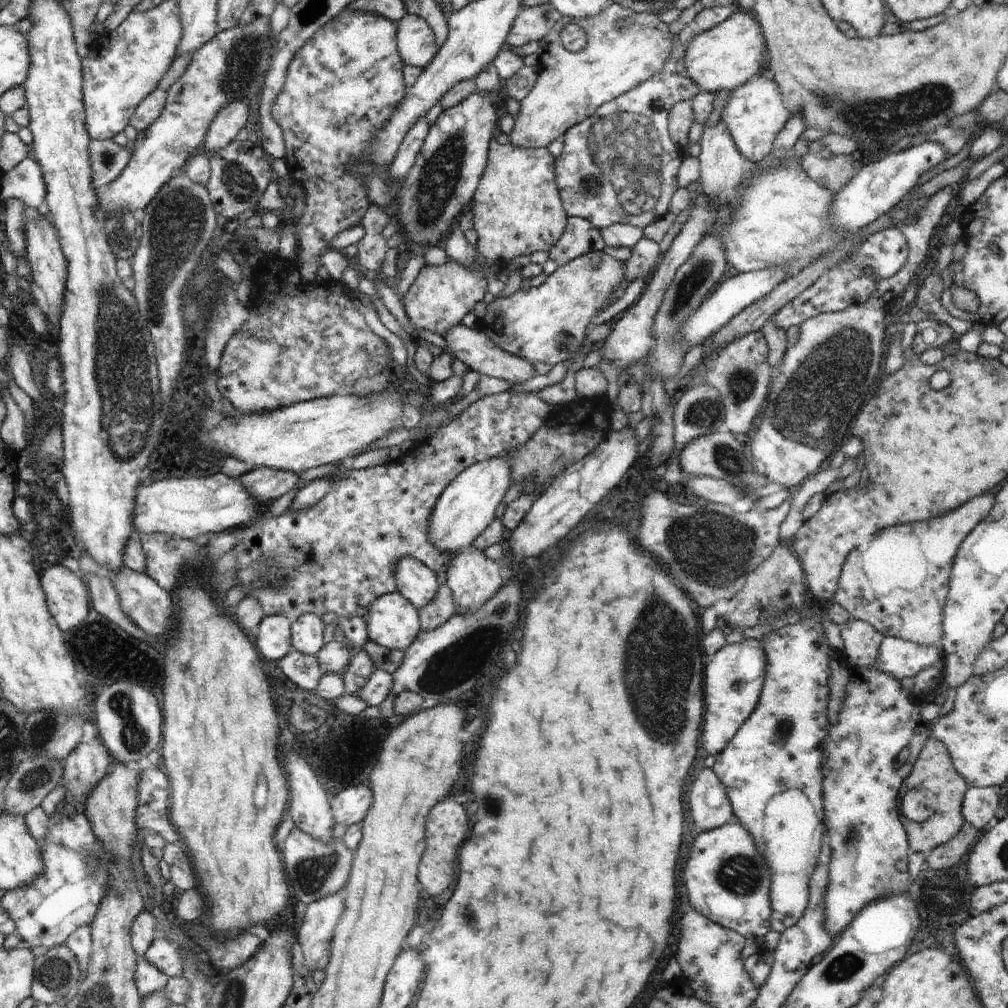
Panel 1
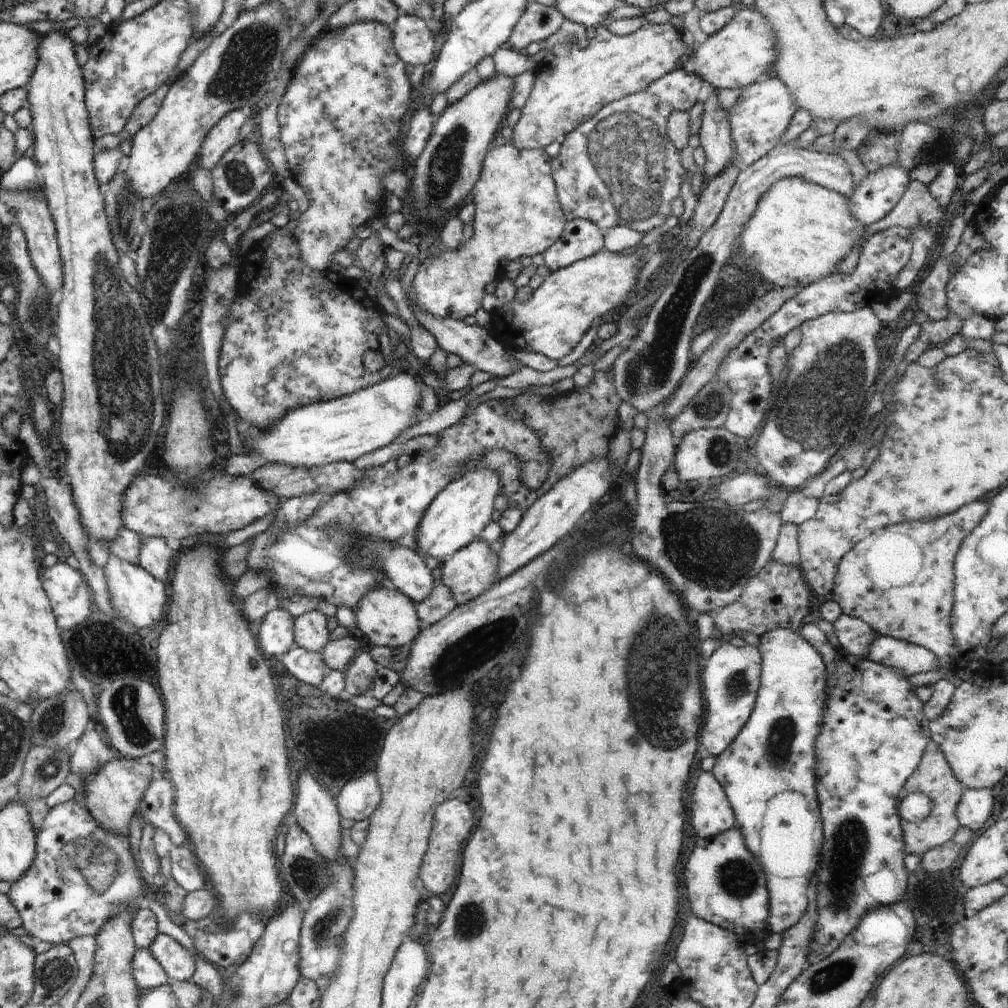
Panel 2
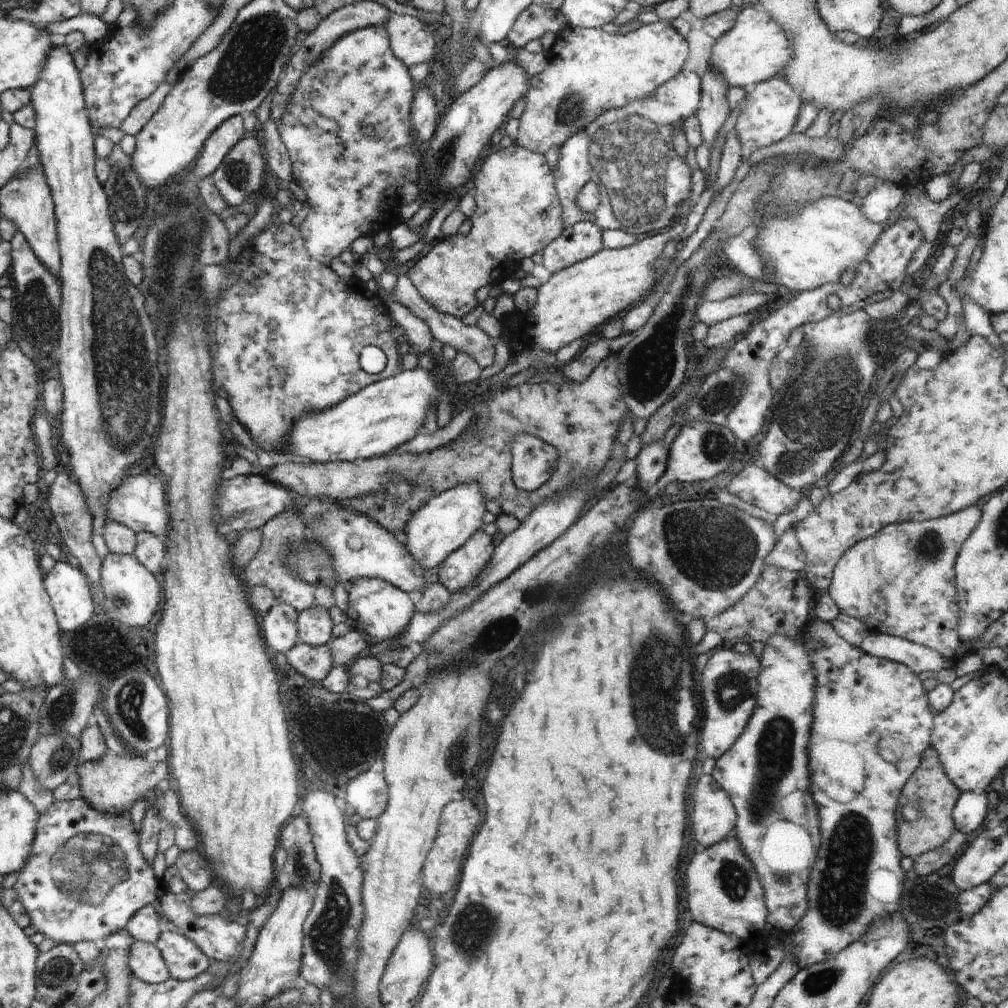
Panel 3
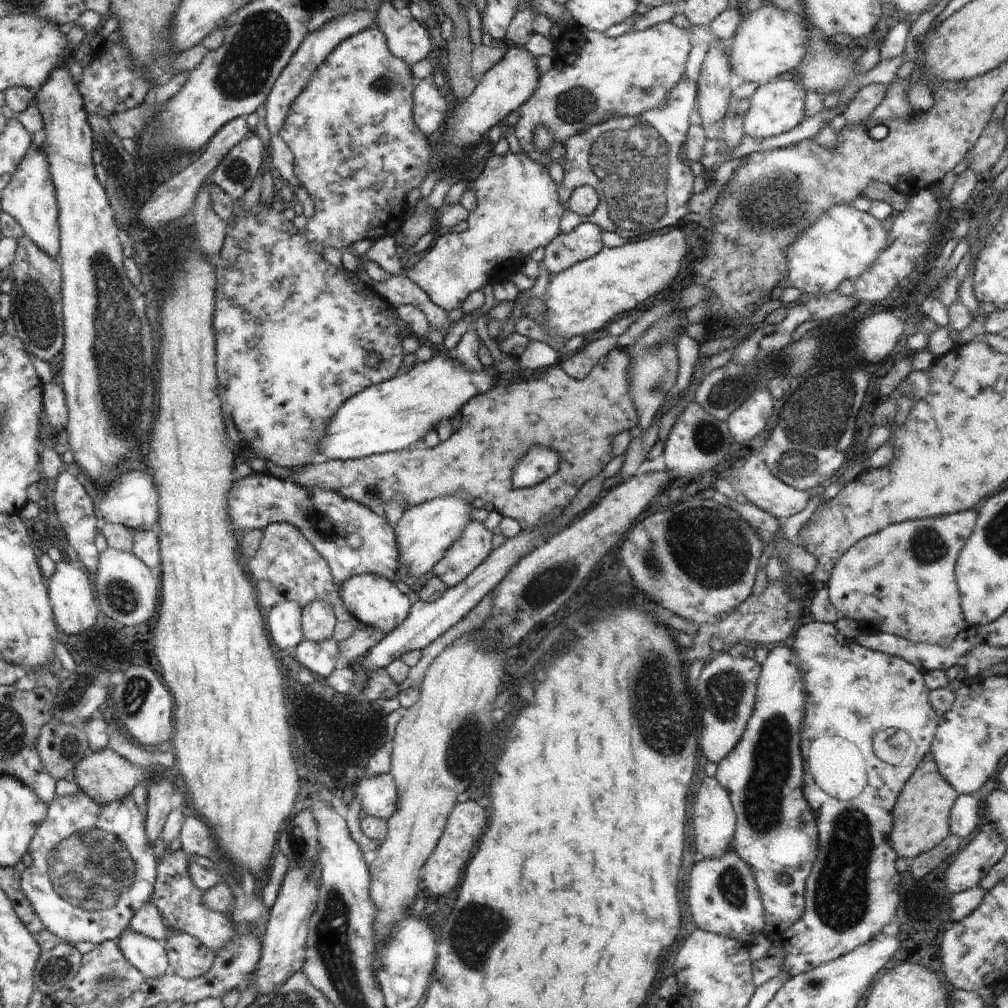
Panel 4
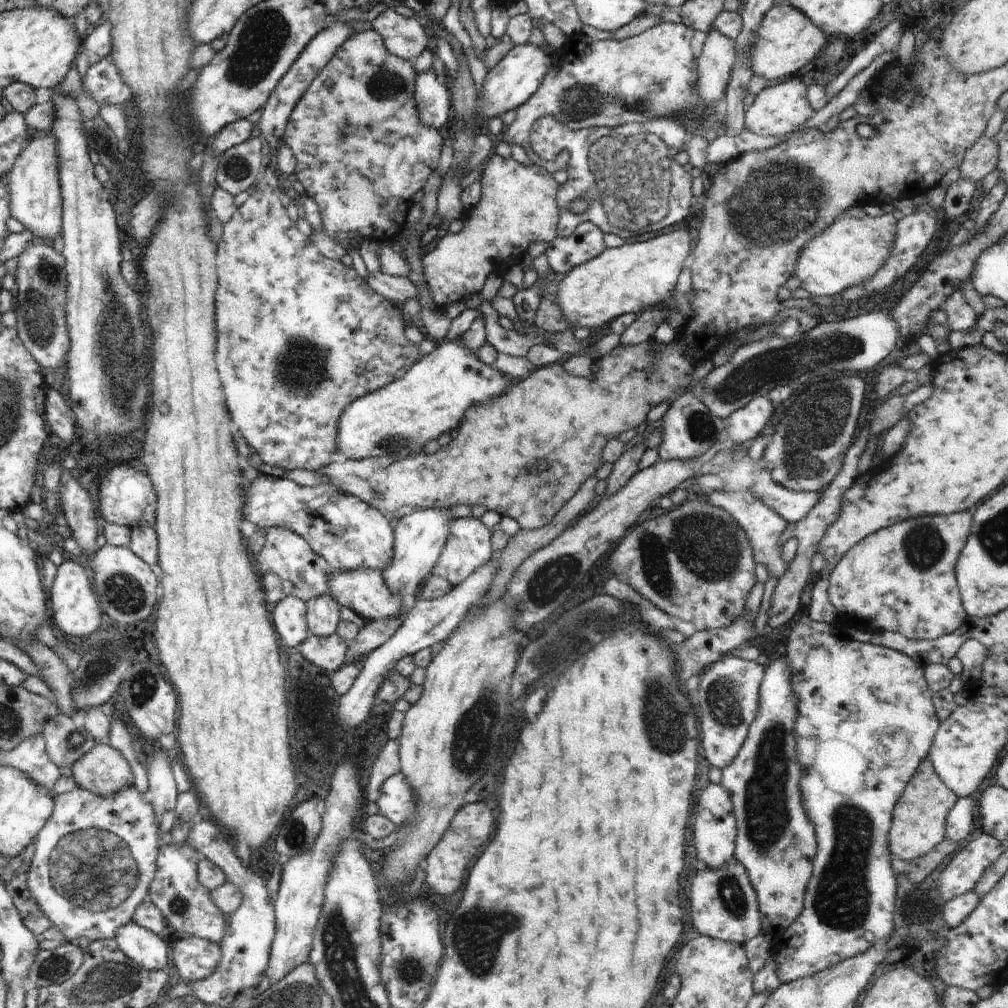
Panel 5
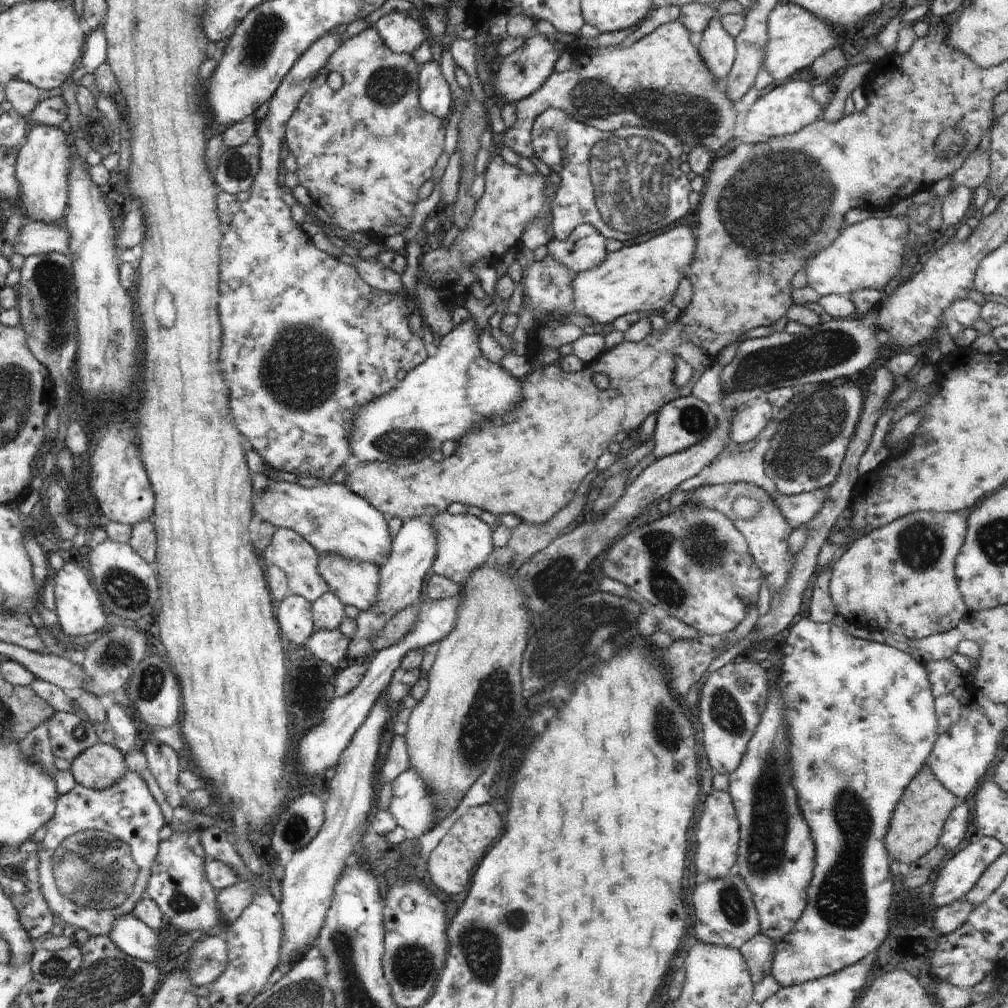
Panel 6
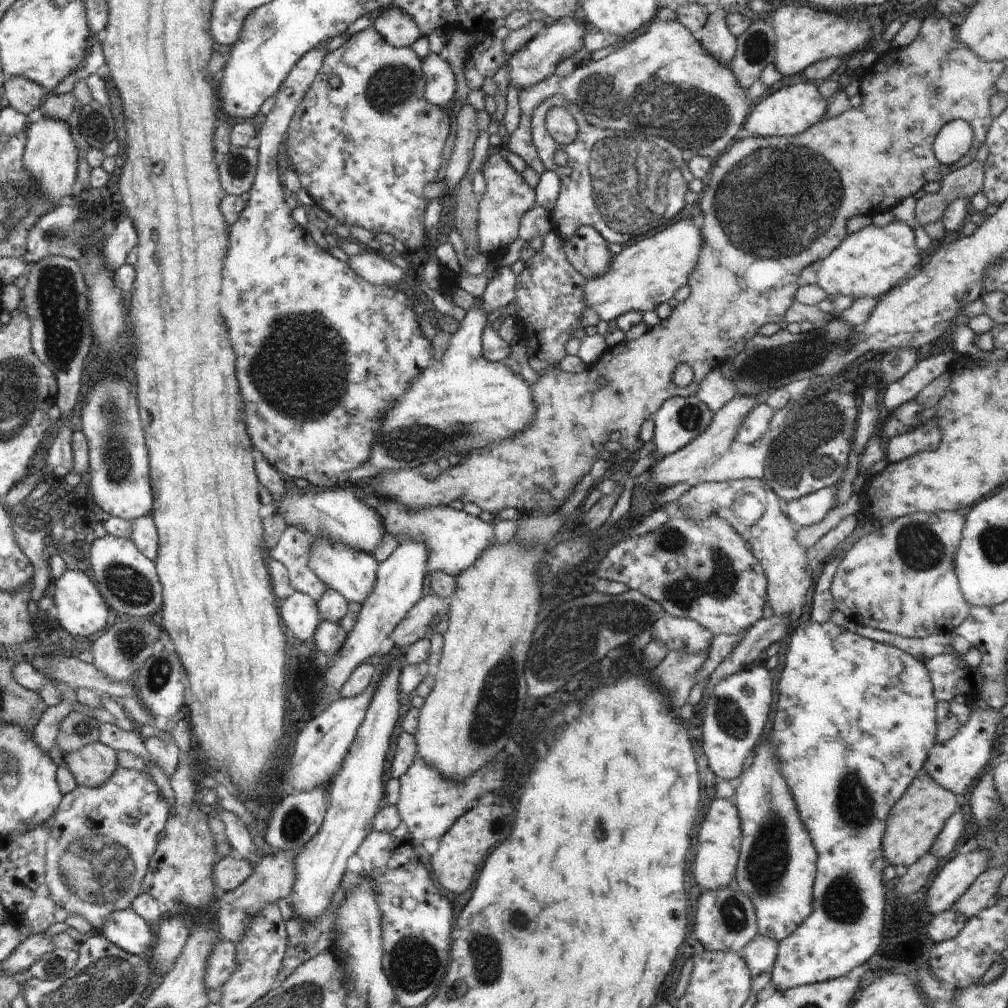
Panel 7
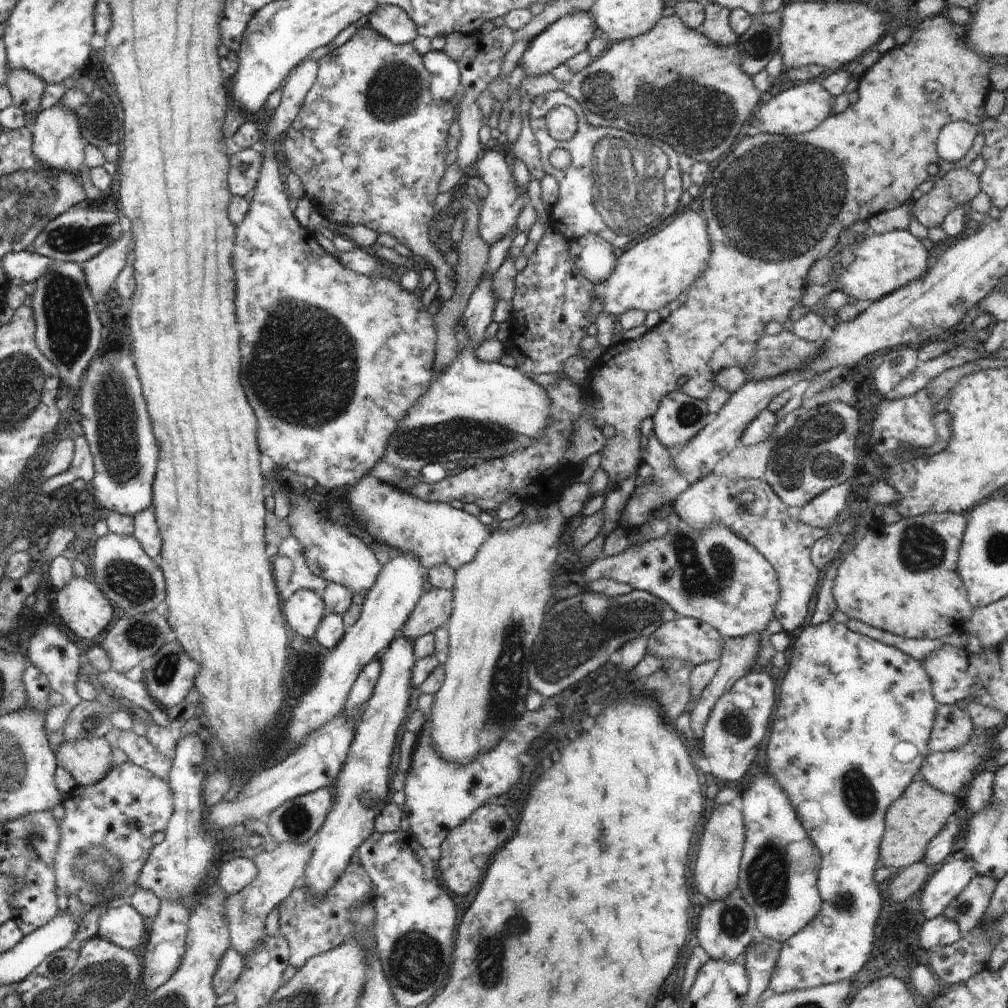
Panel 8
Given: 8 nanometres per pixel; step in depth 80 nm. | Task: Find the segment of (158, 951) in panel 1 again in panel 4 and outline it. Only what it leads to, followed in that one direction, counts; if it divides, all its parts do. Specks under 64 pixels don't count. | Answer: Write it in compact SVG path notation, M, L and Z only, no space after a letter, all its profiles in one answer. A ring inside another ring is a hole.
M171 932L162 945L166 949L170 966L183 979L195 979L206 974L216 958L213 950L186 933Z

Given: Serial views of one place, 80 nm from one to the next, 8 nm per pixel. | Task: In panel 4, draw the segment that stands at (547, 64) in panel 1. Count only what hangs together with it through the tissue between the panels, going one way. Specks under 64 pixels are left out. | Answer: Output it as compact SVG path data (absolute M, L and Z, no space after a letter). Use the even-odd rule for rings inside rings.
M672 21L656 23L643 31L636 30L618 37L607 37L604 33L580 26L562 31L554 44L552 68L540 75L534 94L518 109L520 115L513 130L523 152L548 168L550 162L563 160L565 155L563 142L579 132L588 130L588 127L614 117L638 117L644 111L666 107L669 92L686 76L685 64L691 49L690 37L690 26L682 28L672 24ZM540 124L554 132L556 138L555 145L548 151L549 153L540 153L534 149L532 136L534 128Z

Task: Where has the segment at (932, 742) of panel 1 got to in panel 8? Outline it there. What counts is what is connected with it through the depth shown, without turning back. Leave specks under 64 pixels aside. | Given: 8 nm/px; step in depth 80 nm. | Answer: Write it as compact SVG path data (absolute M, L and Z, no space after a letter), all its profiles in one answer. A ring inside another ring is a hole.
M916 777L910 786L892 801L885 814L885 831L879 844L879 864L893 871L902 866L906 868L921 860L926 852L928 843L944 828L944 825L954 817L958 802L954 795L943 793L930 786L924 779Z

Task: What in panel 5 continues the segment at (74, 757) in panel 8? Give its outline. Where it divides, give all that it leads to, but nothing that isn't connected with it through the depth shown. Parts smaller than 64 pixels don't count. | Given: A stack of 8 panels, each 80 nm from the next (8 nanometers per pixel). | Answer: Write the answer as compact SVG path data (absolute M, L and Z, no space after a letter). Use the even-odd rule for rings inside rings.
M97 744L91 748L84 756L73 762L71 770L71 777L78 786L100 796L115 795L126 785L132 785L134 782L128 761L109 744Z

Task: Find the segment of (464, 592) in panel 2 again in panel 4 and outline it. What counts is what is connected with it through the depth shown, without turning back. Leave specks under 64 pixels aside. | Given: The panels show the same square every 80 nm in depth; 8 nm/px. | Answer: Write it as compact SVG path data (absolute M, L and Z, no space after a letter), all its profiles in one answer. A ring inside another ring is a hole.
M470 521L461 537L450 545L438 564L434 565L435 575L447 588L461 583L493 551L493 532L483 523Z

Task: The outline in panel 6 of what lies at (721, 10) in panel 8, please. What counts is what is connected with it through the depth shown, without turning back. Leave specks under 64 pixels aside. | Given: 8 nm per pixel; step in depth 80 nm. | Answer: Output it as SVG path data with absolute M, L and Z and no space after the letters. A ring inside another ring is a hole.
M712 19L702 31L697 51L711 70L715 81L724 82L736 56L735 38L730 36L718 19Z

